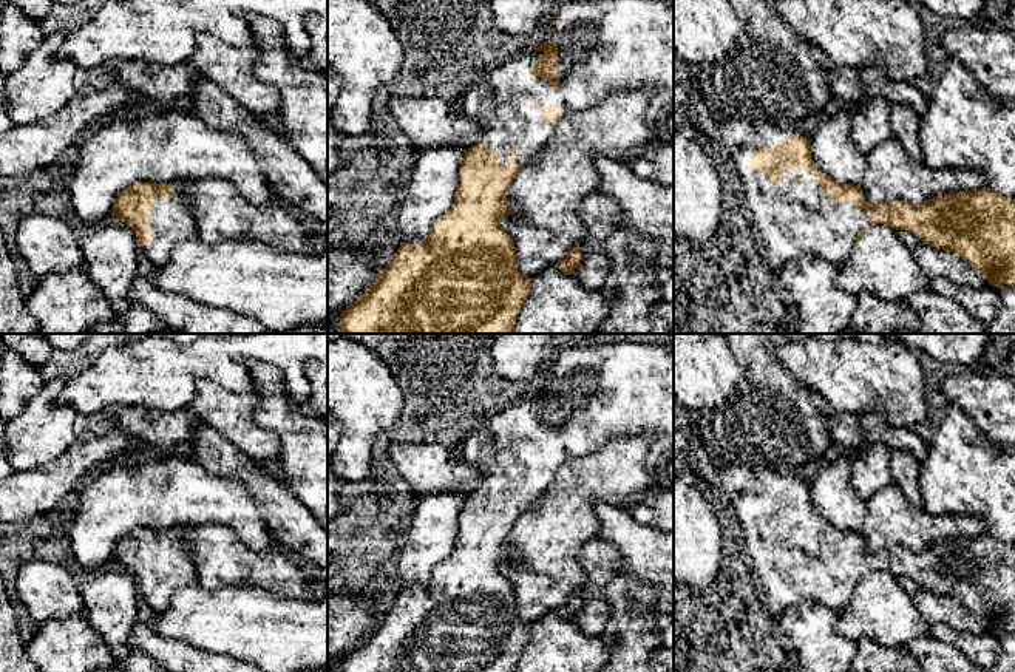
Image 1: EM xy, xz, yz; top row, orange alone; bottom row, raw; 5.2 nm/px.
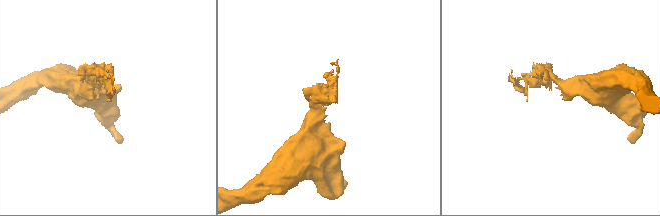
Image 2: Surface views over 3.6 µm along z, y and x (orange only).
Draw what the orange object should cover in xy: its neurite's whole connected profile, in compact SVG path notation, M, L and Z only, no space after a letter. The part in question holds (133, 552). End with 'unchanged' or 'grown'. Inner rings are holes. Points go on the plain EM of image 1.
M184 527L136 528L117 541L111 562L133 575L142 607L154 613L165 610L173 592L196 582Z | grown

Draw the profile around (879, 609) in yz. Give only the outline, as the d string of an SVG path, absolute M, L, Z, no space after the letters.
M888 570L871 572L837 616L837 633L854 641L867 636L882 646L901 647L930 635L930 626Z

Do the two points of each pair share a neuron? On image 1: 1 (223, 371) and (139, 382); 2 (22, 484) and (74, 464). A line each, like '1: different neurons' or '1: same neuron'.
1: same neuron
2: same neuron

